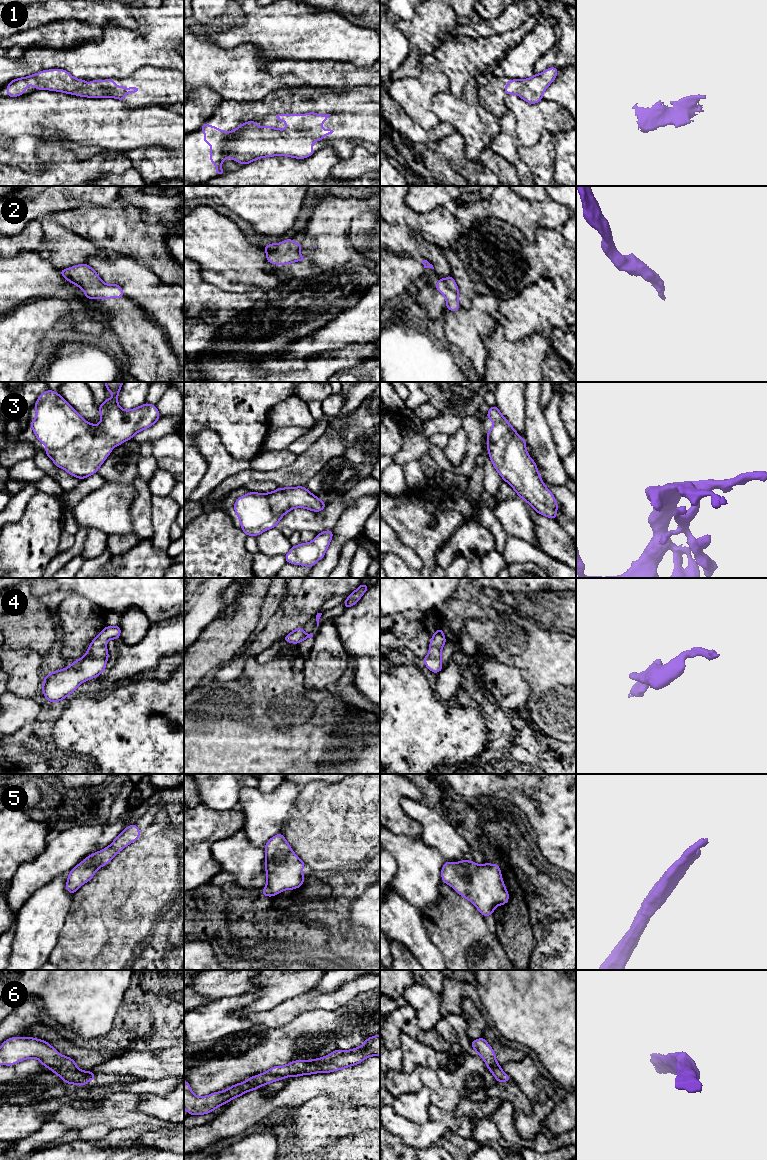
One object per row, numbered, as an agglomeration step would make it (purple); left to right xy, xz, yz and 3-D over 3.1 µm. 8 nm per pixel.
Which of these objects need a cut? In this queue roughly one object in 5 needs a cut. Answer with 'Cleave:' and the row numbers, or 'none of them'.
Cleave: none of them

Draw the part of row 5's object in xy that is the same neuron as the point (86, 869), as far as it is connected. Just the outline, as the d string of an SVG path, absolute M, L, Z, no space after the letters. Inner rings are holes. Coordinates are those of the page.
M137 825L127 826L106 848L92 853L76 865L68 874L66 890L74 894L84 883L90 881L96 871L108 864L116 854L140 837Z

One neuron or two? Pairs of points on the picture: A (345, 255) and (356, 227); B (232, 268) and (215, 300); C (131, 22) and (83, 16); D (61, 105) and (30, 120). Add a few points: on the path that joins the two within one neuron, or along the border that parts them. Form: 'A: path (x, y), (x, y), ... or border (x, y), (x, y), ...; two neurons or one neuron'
A: border (364, 213), (356, 216), (351, 221), (349, 232); two neurons
B: border (201, 276), (207, 282), (224, 290), (245, 289); two neurons
C: path (119, 16), (95, 16); one neuron
D: path (53, 108), (47, 113), (38, 114); one neuron

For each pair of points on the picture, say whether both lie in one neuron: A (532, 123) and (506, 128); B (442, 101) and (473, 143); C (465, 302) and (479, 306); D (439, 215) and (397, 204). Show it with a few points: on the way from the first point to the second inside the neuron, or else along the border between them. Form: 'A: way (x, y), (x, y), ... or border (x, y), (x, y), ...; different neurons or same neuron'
A: border (508, 109), (514, 115), (515, 139), (518, 145); different neurons
B: way (452, 111), (473, 133); same neuron
C: border (472, 298), (471, 305), (467, 309), (460, 307); different neurons
D: way (429, 218), (411, 218), (407, 214); same neuron

